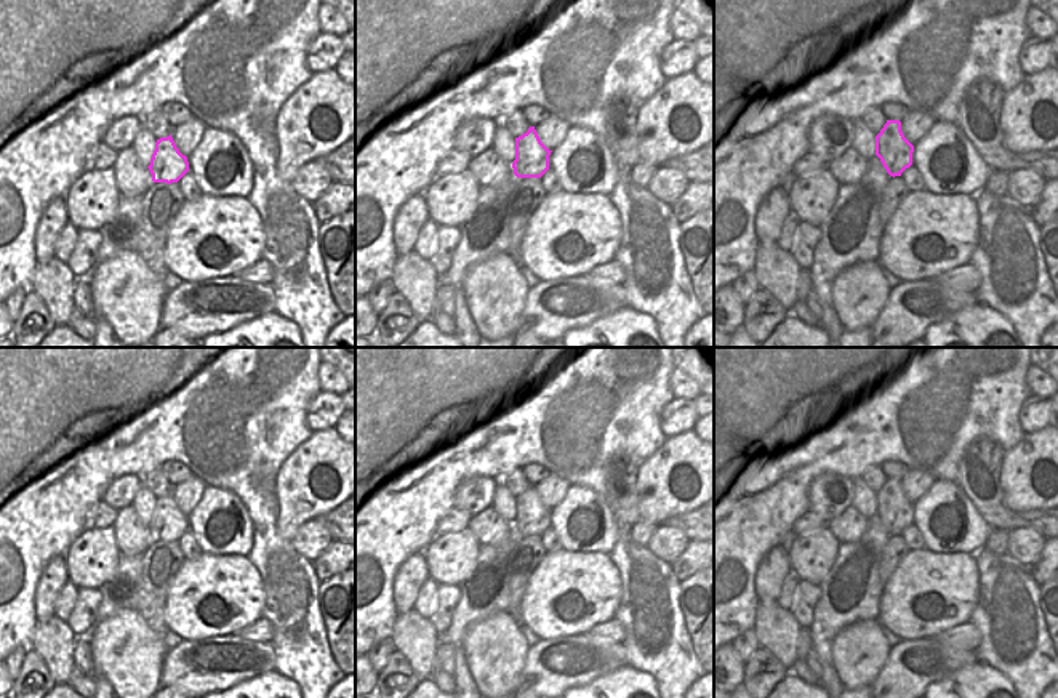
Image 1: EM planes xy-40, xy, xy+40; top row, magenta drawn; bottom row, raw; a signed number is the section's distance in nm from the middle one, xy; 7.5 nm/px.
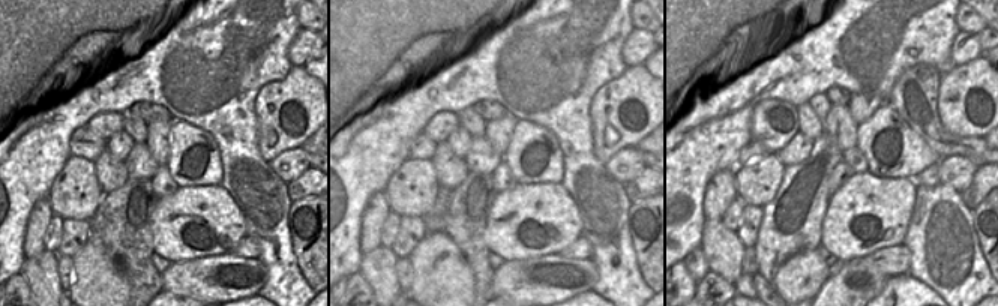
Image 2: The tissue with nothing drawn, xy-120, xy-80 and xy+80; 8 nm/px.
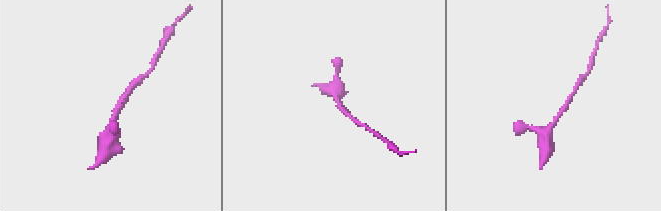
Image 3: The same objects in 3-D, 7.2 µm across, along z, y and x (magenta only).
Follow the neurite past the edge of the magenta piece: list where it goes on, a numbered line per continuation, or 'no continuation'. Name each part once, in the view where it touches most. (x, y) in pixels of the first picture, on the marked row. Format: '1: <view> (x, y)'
no continuation

